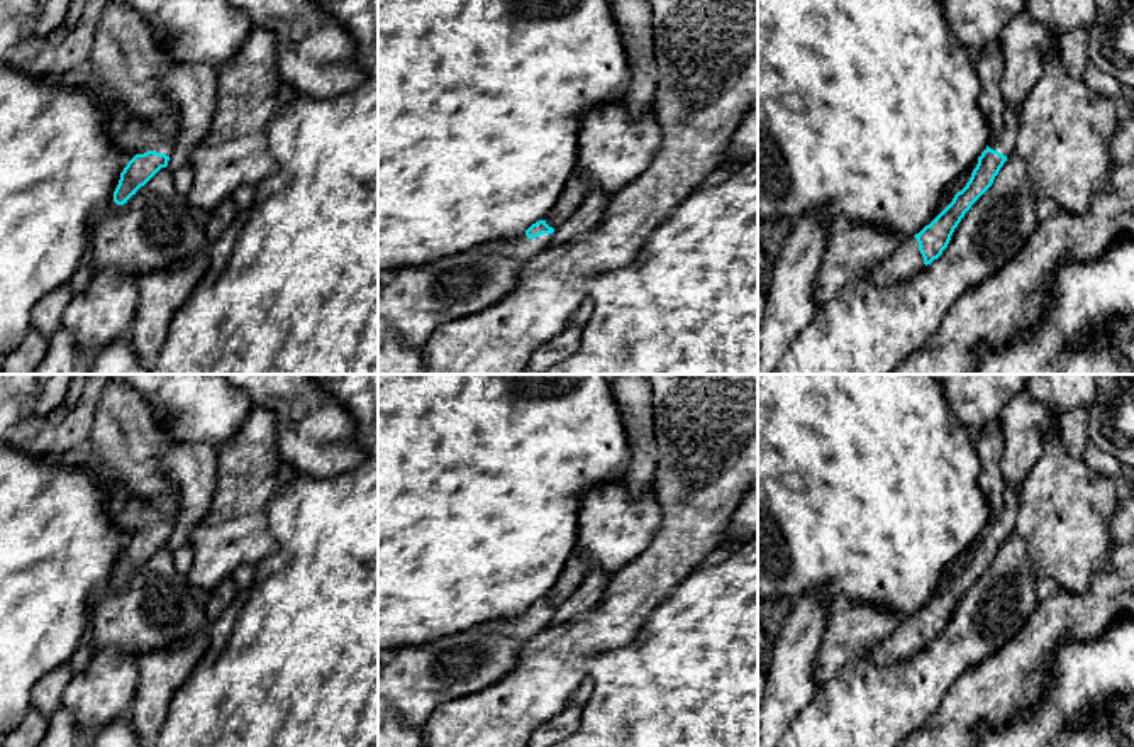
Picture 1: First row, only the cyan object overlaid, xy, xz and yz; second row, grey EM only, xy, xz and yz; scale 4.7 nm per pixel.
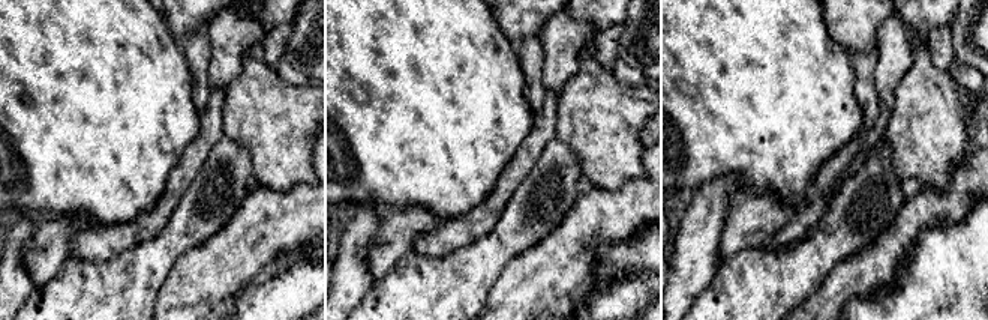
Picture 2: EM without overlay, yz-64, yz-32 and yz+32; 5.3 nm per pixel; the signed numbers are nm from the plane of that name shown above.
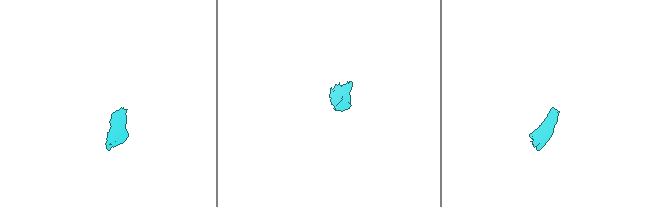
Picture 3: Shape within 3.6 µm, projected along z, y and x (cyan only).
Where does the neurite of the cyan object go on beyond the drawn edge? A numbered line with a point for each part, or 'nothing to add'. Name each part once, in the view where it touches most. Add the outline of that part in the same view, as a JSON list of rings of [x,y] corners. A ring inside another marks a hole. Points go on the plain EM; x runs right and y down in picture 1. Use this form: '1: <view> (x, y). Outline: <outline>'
1: xy (131, 512). Outline: [[[97,462],[93,464],[102,468],[107,479],[112,483],[108,510],[119,528],[129,530],[132,537],[147,530],[161,532],[166,535],[173,532],[175,517],[171,513],[163,512],[154,503],[134,495],[117,478],[114,478],[107,468]]]
2: yz (907, 639). Outline: [[[915,617],[905,618],[898,623],[897,630],[871,649],[864,659],[878,666],[892,666],[924,649],[924,637],[919,630]]]

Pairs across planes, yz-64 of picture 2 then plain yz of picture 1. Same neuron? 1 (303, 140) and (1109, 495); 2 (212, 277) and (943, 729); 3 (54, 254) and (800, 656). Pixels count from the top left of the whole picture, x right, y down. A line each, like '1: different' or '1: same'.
1: same
2: same
3: different

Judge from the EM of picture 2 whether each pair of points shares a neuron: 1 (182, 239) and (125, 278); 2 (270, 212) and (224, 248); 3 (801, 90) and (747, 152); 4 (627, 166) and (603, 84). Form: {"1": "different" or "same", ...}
{"1": "same", "2": "same", "3": "same", "4": "same"}

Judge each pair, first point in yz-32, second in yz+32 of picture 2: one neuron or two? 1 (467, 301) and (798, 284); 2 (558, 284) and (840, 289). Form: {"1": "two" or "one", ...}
{"1": "one", "2": "one"}

